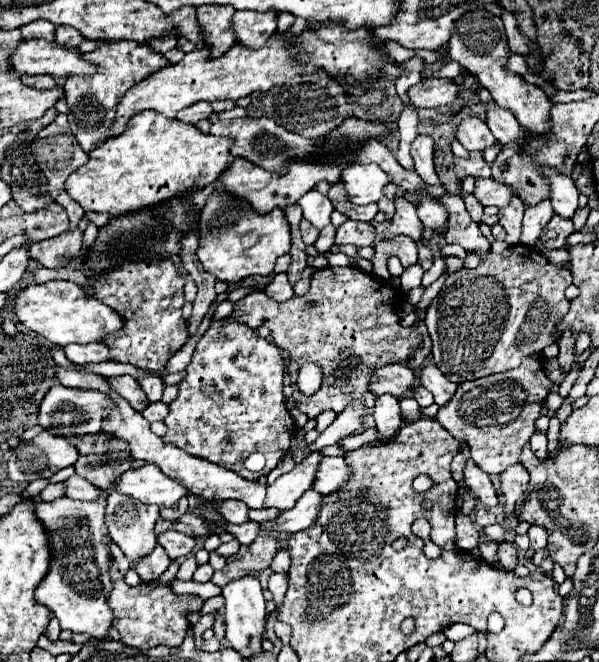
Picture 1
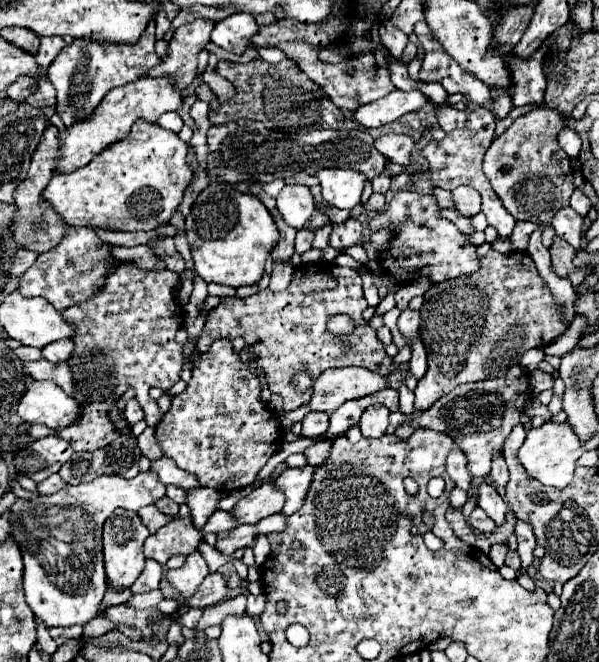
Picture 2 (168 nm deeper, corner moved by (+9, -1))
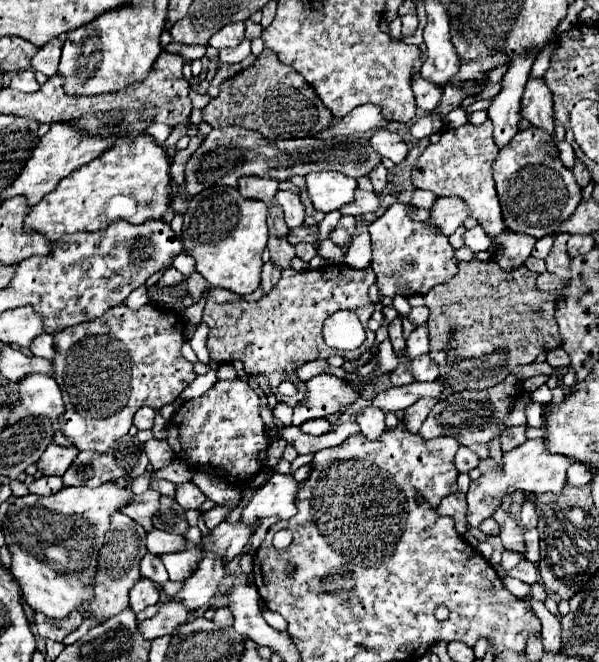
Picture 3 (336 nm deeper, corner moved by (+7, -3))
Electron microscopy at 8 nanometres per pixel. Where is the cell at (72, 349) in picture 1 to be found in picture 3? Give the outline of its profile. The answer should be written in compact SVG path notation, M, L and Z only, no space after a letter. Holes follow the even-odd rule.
M40 334L40 336L30 344L30 352L32 352L34 356L54 360L56 348L54 348L54 338L52 338L52 334Z

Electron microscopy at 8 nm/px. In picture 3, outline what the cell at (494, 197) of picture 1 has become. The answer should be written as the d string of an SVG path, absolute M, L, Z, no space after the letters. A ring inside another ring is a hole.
M438 198L432 206L432 218L430 224L440 228L446 236L454 234L456 228L462 226L462 222L468 218L470 212L466 212L466 204L456 198Z

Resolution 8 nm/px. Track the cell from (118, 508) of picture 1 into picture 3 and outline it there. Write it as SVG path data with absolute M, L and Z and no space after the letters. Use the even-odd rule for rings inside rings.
M122 512L112 514L112 524L110 524L110 530L106 532L106 542L100 548L100 556L98 556L98 572L94 578L96 596L90 604L84 604L80 610L84 618L88 616L112 618L118 612L122 612L122 608L128 606L128 592L140 578L140 560L148 552L146 546L142 544L144 538L146 538L146 532L142 530L142 526L138 526Z

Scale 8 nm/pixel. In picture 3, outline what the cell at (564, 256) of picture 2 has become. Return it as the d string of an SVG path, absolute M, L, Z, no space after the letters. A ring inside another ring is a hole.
M558 234L556 240L554 240L554 246L546 258L546 264L548 264L548 272L552 276L570 276L570 256L566 252L566 242L568 242L568 236L570 234Z

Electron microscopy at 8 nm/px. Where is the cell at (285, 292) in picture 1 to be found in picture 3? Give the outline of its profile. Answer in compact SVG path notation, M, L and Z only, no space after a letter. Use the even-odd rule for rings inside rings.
M270 236L270 240L268 240L268 250L270 250L270 260L272 260L272 264L276 264L280 270L290 268L292 258L296 256L294 246L292 246L286 238L274 238L274 236Z

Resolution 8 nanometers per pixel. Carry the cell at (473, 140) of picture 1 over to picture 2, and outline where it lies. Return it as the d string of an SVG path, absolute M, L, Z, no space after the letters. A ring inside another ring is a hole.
M442 104L442 106L436 108L436 116L438 116L438 124L440 124L440 128L444 132L456 130L456 128L464 126L464 122L466 122L466 114L462 110L446 106L446 104Z

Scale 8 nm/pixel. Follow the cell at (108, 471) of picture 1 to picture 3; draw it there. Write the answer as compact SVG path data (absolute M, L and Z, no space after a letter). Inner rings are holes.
M122 436L118 442L112 444L112 448L104 454L96 454L96 452L80 452L72 466L66 470L66 474L62 476L64 486L100 486L102 482L108 480L118 480L122 476L132 476L138 478L146 472L148 468L148 458L144 452L144 444L136 438L136 436Z

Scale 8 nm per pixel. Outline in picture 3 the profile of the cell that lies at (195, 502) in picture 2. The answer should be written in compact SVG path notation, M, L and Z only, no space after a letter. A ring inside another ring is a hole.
M192 482L188 484L180 484L176 488L176 502L184 508L184 510L198 510L206 500L206 494Z

